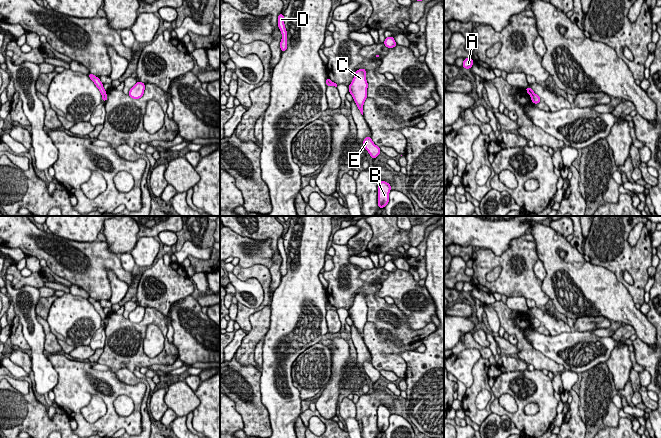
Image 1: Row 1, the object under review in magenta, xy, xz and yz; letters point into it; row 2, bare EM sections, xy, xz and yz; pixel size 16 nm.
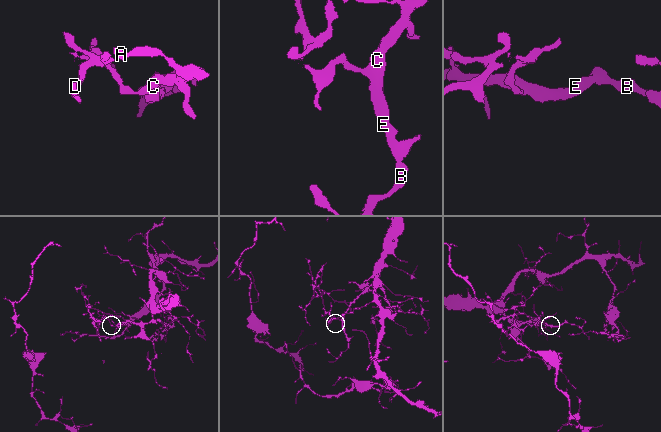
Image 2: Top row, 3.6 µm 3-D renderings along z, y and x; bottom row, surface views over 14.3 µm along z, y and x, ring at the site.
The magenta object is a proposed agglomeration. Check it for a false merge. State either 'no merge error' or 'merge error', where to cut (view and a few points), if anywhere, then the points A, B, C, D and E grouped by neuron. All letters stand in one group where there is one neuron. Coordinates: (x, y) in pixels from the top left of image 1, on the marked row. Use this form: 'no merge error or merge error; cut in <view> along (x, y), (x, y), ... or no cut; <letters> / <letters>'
merge error; cut in xy along (105, 93), (102, 96); A B C E / D

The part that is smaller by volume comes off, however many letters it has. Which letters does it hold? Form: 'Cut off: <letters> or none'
Cut off: D

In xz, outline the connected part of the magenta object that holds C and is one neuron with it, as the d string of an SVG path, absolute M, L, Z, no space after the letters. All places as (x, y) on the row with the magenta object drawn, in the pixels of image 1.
M361 68L355 71L353 81L348 86L348 89L362 115L364 101L367 98L367 88L366 70Z

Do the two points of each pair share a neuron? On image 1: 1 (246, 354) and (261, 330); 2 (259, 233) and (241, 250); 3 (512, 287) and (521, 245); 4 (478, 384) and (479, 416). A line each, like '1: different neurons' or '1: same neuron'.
1: same neuron
2: different neurons
3: same neuron
4: same neuron

